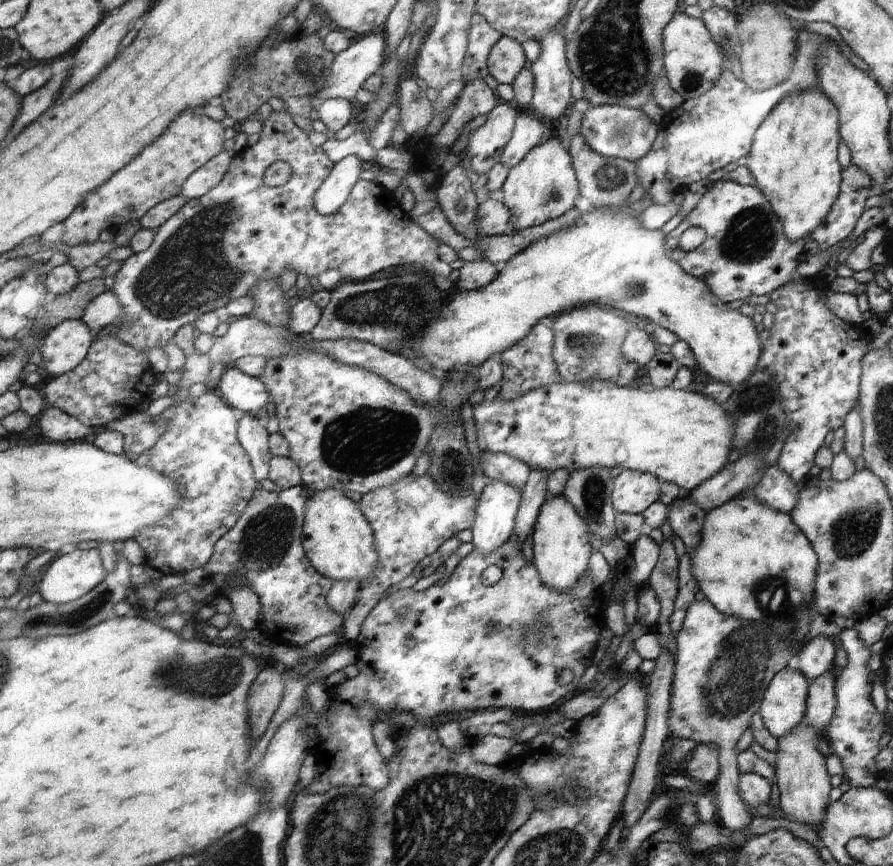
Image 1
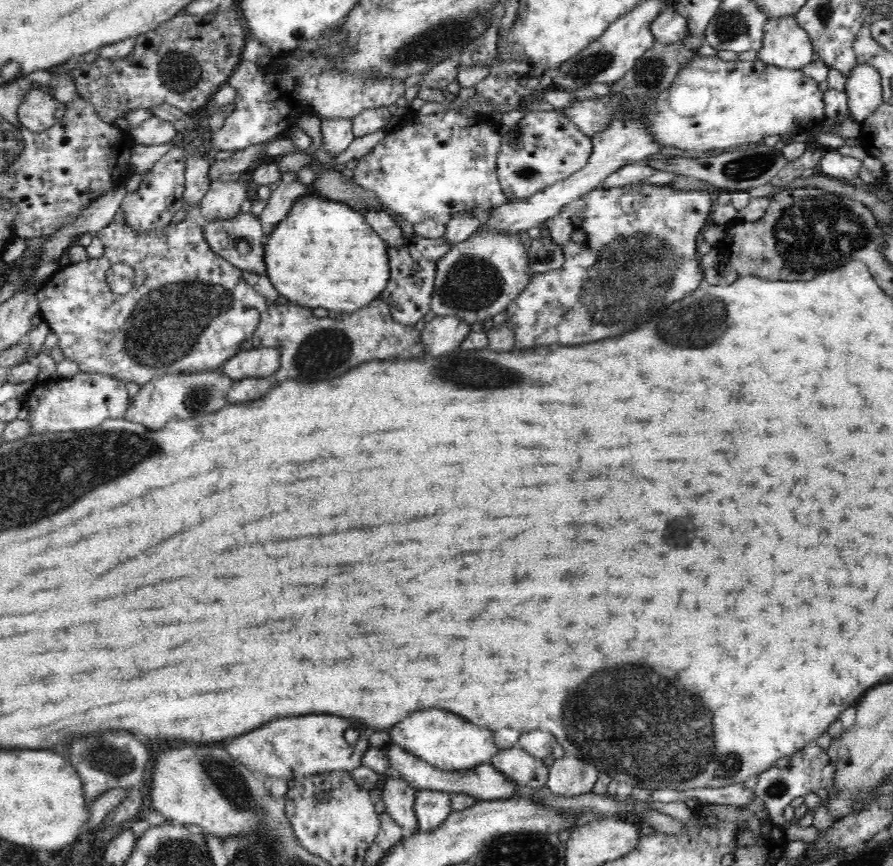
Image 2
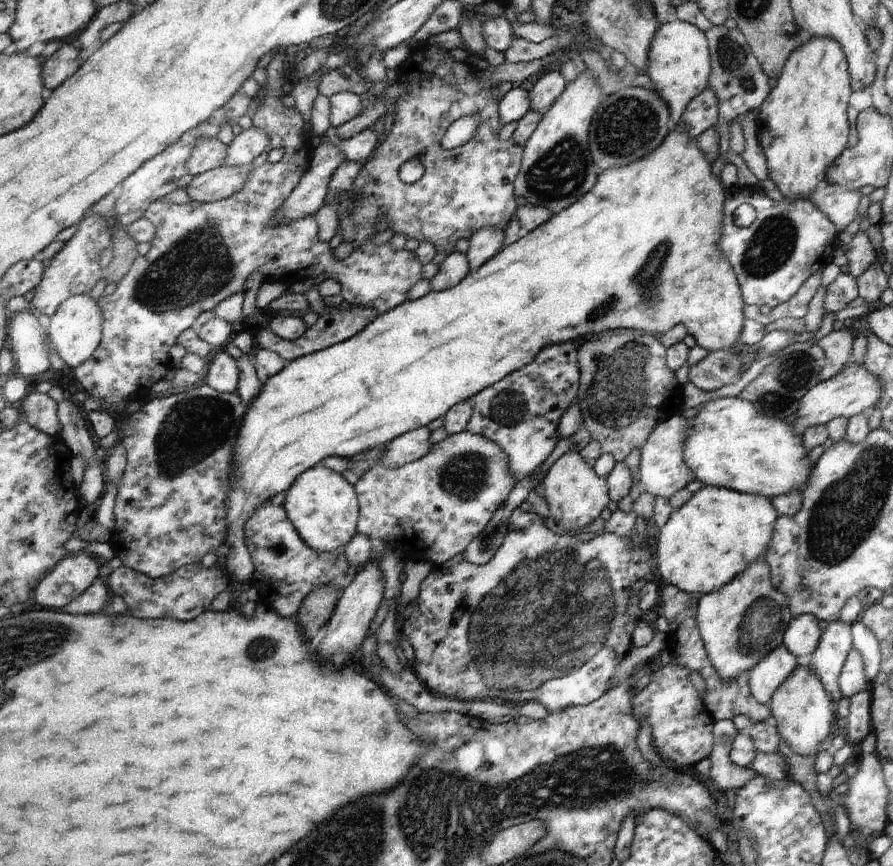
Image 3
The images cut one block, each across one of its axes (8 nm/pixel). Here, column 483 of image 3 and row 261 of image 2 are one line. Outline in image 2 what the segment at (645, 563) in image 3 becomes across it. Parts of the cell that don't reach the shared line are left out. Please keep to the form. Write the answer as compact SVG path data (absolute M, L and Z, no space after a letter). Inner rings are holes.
M640 182L610 190L598 188L580 200L566 204L556 216L546 220L554 242L564 248L566 262L562 270L536 274L528 288L506 310L506 324L516 332L516 348L544 348L556 344L574 346L612 338L650 320L660 312L660 308L664 308L664 304L678 302L698 290L704 280L704 270L696 260L696 240L700 230L708 226L706 220L712 216L710 210L714 210L714 198L716 194L712 190L682 192L672 186L648 186ZM626 192L642 194L640 210L624 212L620 208L618 200ZM574 214L582 214L580 228L586 230L590 246L578 246L570 240L576 230L570 220Z

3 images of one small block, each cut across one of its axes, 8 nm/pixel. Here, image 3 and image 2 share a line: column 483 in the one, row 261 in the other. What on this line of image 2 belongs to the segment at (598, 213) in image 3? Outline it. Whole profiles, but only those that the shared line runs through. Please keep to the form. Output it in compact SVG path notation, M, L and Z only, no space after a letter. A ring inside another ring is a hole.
M316 192L306 194L292 206L290 216L274 228L274 234L270 234L264 250L266 270L272 286L276 292L280 292L280 296L286 296L290 302L300 306L322 306L340 314L352 314L362 310L374 298L380 298L392 276L388 242L366 224L364 214L356 212L354 206L326 200Z

